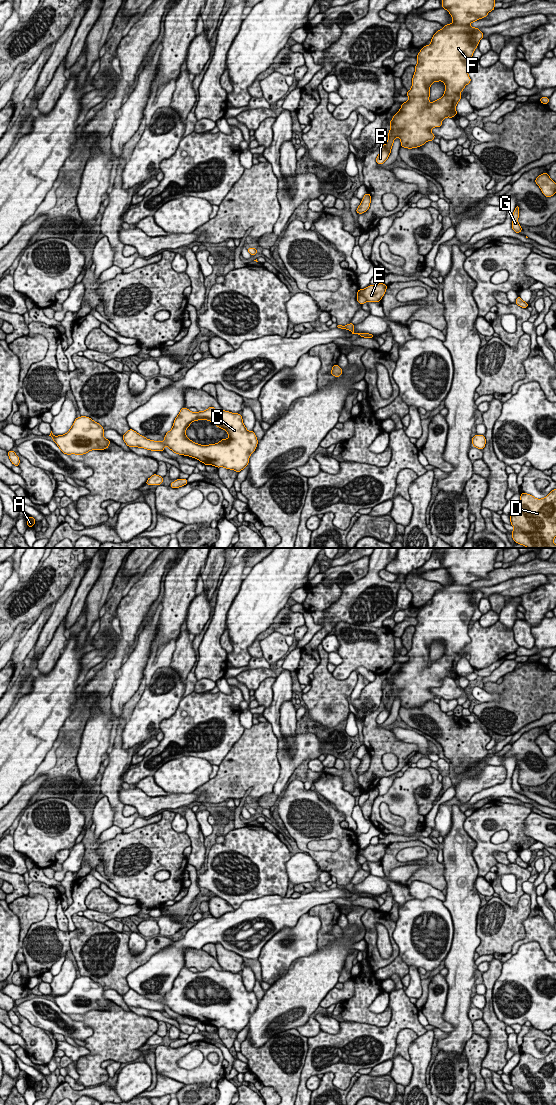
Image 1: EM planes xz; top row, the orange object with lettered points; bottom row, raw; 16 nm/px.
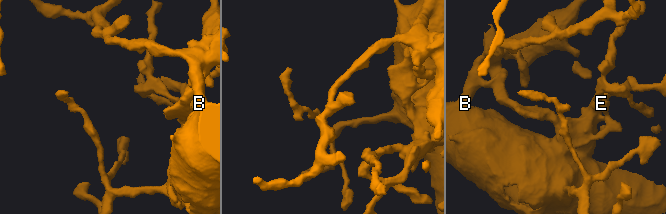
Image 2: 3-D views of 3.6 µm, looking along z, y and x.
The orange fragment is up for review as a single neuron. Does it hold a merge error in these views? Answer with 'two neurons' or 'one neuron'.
two neurons

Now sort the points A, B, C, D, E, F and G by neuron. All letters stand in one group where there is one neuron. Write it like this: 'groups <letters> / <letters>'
groups A B C F G / D E

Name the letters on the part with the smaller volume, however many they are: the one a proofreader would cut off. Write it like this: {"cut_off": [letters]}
{"cut_off": ["D", "E"]}

